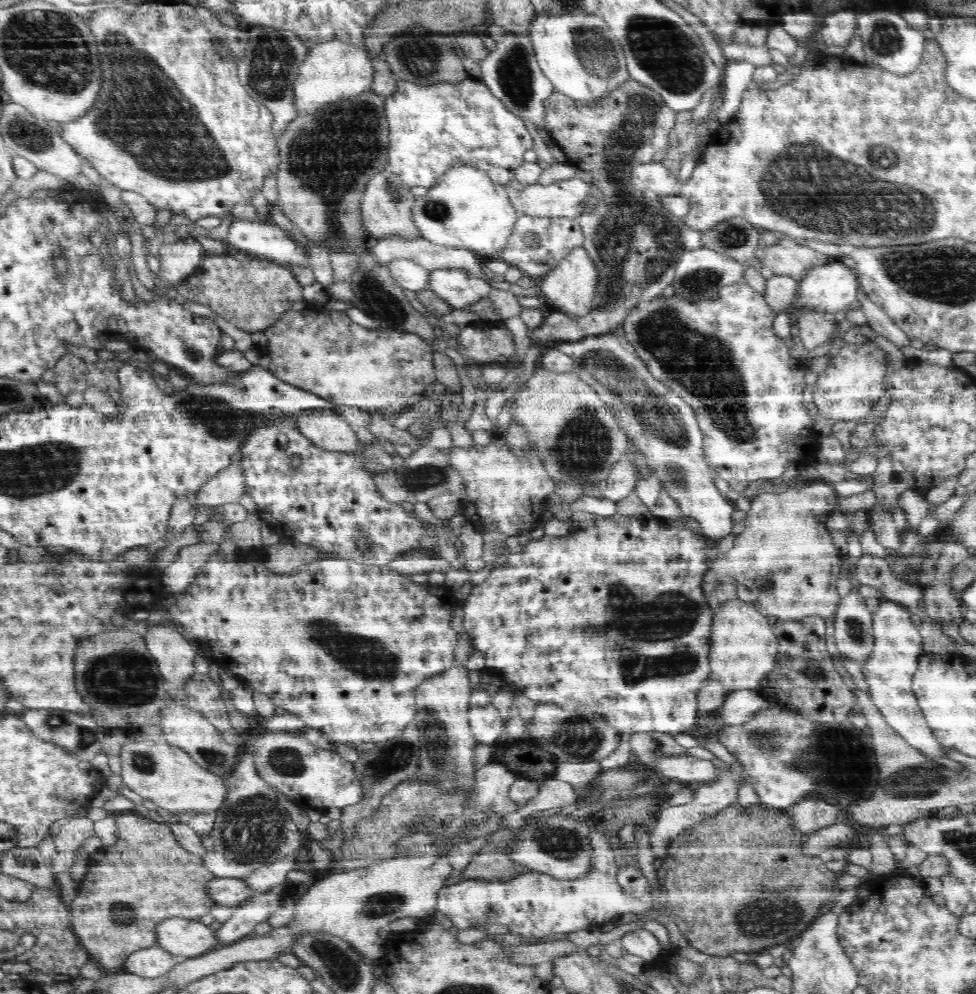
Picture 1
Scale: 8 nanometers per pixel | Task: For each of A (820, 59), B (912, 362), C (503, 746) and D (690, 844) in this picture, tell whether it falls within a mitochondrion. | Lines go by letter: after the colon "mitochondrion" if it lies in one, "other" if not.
A: other
B: other
C: other
D: other

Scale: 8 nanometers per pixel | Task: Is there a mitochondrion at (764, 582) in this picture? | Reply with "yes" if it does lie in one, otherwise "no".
yes

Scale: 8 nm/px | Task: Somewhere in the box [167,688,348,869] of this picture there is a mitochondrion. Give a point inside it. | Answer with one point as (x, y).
(256, 828)

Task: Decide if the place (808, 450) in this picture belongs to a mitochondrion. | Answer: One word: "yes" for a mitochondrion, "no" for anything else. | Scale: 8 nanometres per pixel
no

